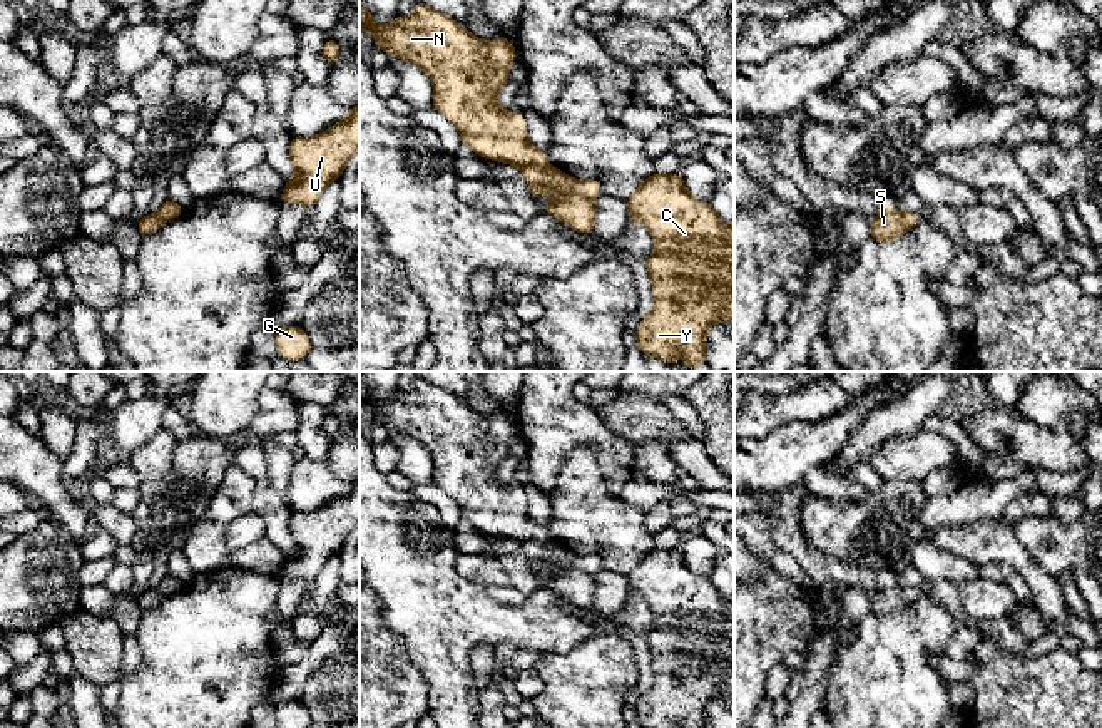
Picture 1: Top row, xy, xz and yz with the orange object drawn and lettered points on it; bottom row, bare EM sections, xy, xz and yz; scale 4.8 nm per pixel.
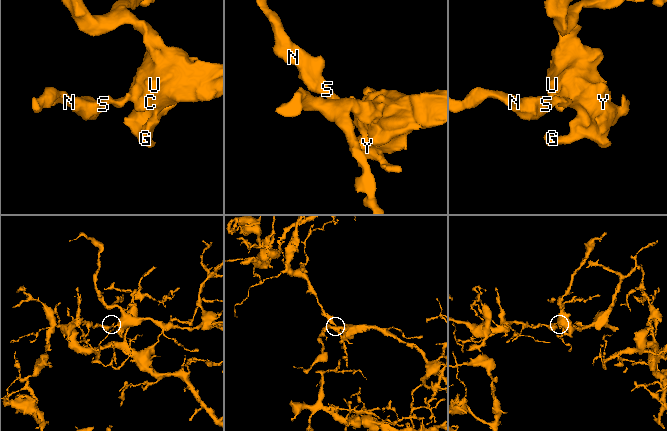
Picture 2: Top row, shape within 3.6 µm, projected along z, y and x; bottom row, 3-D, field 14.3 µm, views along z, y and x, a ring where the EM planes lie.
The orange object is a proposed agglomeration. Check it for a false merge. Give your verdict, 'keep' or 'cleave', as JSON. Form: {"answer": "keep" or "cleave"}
{"answer": "keep"}

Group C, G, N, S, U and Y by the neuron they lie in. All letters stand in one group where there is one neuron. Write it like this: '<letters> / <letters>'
C G N S U Y

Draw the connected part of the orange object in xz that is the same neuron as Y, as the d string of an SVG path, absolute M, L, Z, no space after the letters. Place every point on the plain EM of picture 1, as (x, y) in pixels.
M679 547L674 549L652 549L649 551L639 564L629 571L627 574L629 581L629 597L644 599L654 618L656 626L645 634L645 639L649 643L650 656L652 656L652 674L654 681L647 693L644 693L637 705L637 723L642 728L704 728L706 721L706 706L714 700L721 696L734 695L734 601L727 601L721 596L721 592L714 587L711 577L696 576L691 567L686 564L684 556Z

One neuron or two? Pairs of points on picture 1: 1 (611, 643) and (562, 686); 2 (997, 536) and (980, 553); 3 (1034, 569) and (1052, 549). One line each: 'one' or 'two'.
1: one
2: one
3: two

